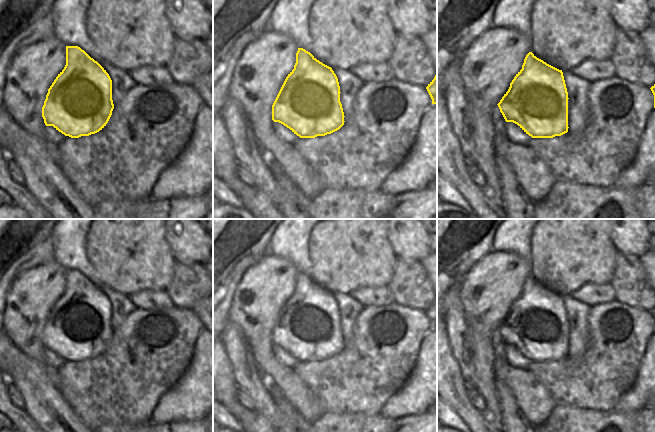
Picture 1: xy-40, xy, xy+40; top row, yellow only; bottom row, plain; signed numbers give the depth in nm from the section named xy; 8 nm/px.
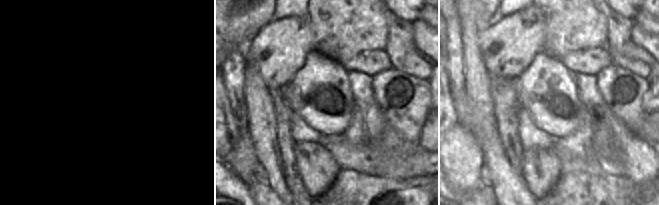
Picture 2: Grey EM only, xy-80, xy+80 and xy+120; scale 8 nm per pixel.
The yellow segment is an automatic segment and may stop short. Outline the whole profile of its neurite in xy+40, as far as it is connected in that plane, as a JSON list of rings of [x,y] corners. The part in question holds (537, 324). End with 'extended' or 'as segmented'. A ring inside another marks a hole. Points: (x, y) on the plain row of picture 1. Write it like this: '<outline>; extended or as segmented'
[[[532,276],[497,329],[506,346],[517,348],[532,362],[568,356],[570,324],[563,296]]]; extended

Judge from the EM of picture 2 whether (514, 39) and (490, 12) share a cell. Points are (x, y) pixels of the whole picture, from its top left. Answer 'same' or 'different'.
different

